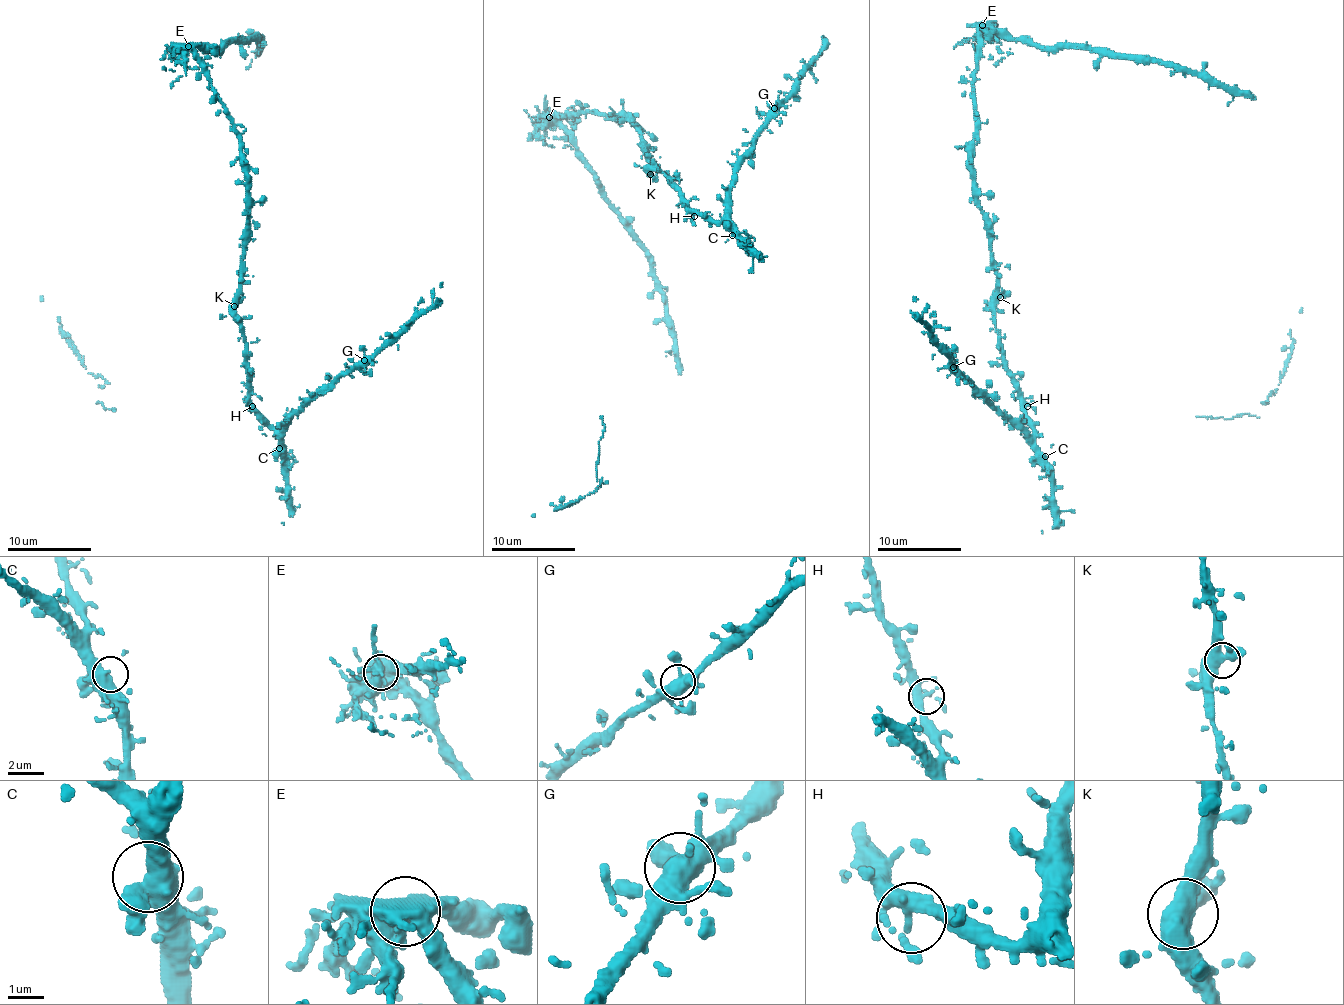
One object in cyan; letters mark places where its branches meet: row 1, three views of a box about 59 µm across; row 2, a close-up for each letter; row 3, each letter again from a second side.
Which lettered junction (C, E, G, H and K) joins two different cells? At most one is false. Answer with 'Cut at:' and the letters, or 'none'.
Cut at: E

